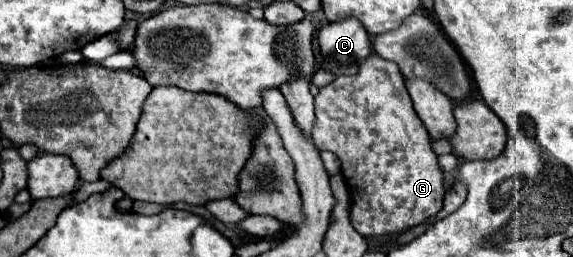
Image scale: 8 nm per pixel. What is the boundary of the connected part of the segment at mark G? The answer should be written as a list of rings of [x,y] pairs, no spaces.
[[[371,53],[361,63],[357,75],[337,77],[333,83],[321,87],[315,97],[315,123],[311,135],[319,151],[331,151],[343,163],[341,171],[351,193],[351,225],[363,237],[395,235],[409,227],[421,225],[441,211],[445,195],[443,169],[431,149],[431,137],[413,109],[405,77],[401,75],[397,63]]]

